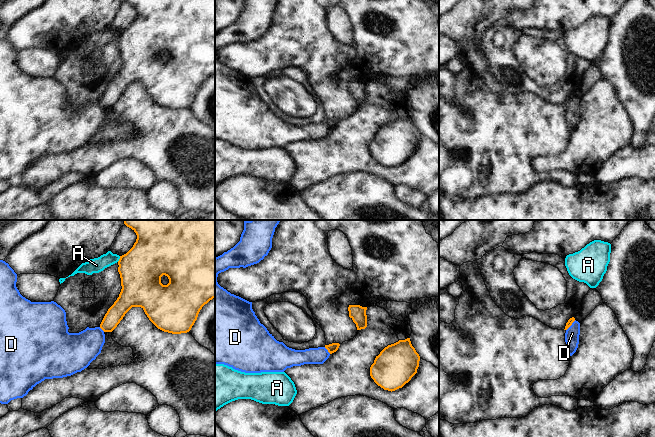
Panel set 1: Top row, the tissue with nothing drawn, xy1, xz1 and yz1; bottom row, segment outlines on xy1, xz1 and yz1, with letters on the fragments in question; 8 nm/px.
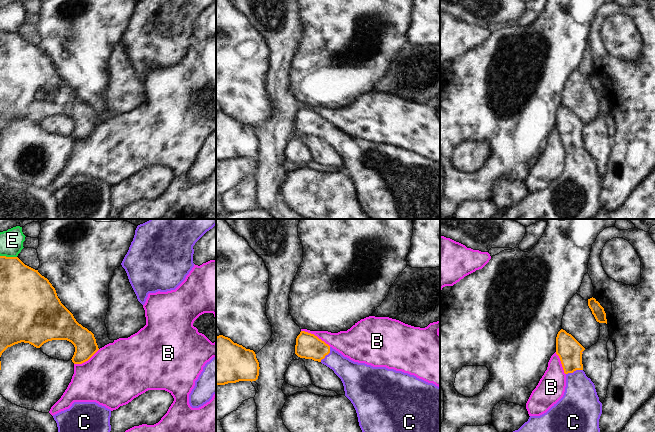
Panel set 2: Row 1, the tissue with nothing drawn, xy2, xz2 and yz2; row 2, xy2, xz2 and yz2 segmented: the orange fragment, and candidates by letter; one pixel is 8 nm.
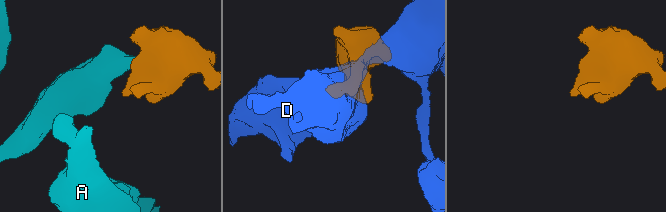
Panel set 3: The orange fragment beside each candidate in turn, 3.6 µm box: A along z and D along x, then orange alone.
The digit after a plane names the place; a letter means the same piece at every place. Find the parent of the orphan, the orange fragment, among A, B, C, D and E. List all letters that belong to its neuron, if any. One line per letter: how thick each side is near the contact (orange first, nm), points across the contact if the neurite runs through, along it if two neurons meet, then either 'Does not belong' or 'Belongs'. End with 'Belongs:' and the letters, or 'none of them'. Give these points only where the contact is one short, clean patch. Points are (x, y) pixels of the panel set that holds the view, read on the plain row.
A: Thickness 360 nm (orange) against 120 nm. Boundary: xy1 (120, 32), (117, 37). Does not belong
B: Thickness 200 nm (orange) against 190 nm. Boundary: xz2 (301, 106), (313, 109), (330, 122). Does not belong
C: Thickness 200 nm (orange) against 200 nm. Path across: xz2 (308, 122), (327, 130), (351, 149). Belongs
D: Thickness 50 nm (orange) against 110 nm. Boundary: yz1 (575, 96), (566, 106). Does not belong
E: Thickness 340 nm (orange) against 190 nm. Does not belong
Belongs: C

